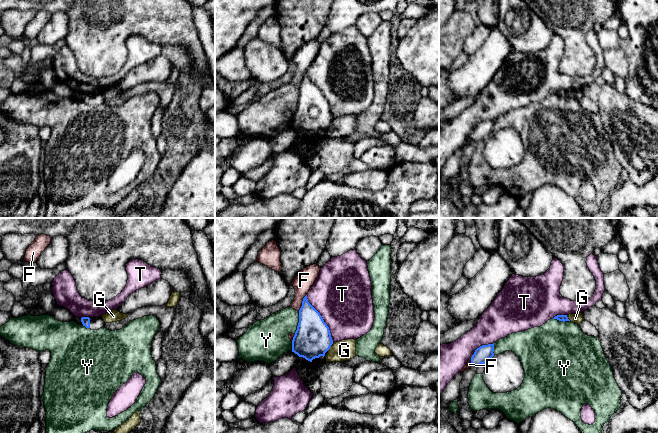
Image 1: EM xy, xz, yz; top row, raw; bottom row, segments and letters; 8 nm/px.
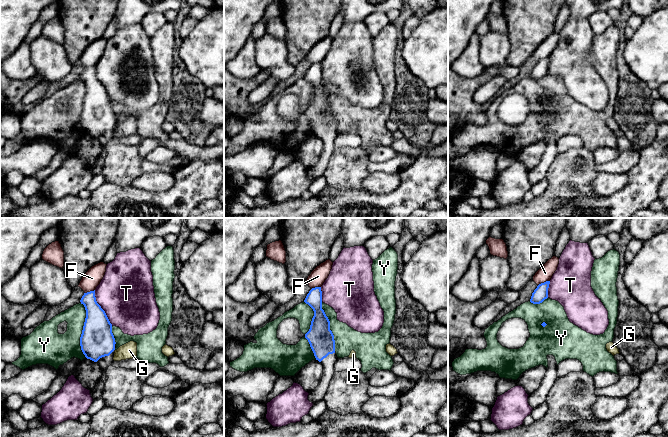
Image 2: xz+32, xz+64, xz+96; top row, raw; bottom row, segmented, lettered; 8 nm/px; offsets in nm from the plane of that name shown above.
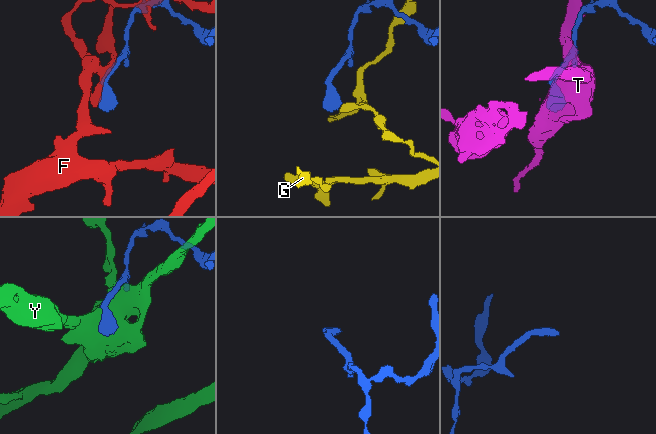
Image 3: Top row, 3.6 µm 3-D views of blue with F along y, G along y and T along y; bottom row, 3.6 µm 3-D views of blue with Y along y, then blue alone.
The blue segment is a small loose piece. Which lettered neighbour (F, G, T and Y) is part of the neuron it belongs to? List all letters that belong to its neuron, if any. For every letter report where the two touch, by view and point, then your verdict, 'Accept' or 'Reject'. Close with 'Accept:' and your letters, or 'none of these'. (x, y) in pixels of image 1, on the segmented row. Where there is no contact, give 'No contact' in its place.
F: Touches blue at xz (302, 303). Reject
G: Touches blue at xz (330, 346). Reject
T: Touches blue at xz (322, 318). Reject
Y: Touches blue at xz (299, 322). Reject
Accept: none of these

